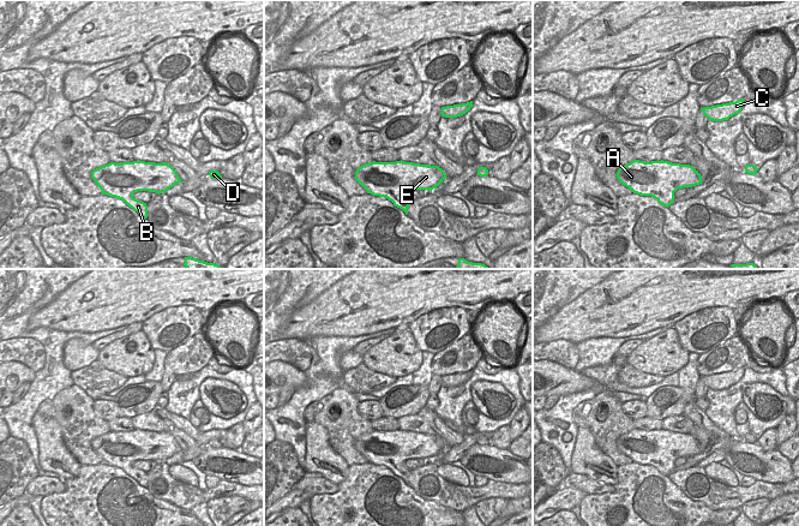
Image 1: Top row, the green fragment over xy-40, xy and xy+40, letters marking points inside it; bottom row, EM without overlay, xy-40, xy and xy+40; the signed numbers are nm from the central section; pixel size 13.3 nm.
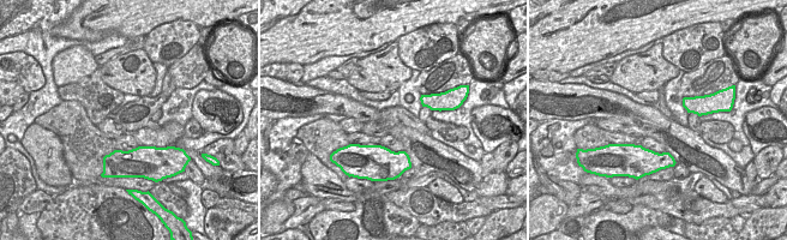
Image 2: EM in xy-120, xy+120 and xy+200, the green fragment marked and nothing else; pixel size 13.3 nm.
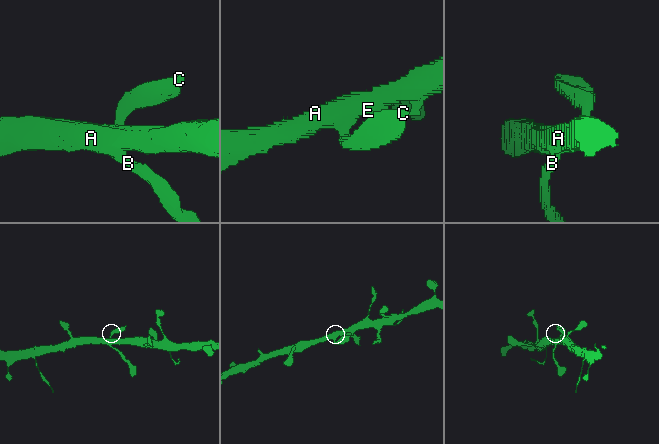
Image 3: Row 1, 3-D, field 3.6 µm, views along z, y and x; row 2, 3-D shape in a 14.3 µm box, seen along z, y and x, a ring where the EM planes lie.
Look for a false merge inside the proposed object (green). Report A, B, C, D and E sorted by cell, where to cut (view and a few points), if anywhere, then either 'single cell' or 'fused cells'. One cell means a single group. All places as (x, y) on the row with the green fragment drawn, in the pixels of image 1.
groups A B C D E; cut none; single cell

